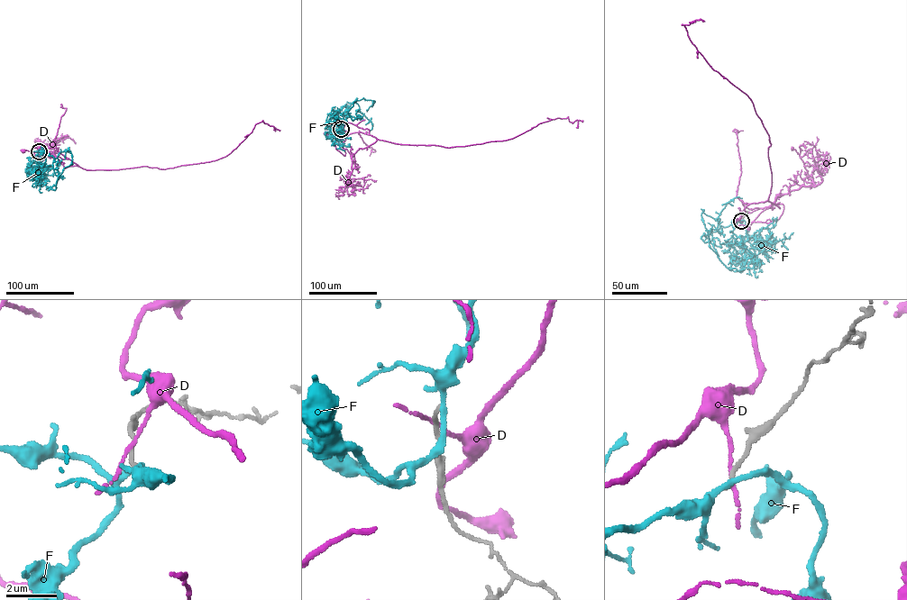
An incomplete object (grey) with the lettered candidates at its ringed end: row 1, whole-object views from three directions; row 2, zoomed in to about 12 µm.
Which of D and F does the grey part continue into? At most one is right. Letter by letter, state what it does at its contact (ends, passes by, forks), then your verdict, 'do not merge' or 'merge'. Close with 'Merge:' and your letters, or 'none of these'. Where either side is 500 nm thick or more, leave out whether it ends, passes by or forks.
D: it passes by | do not merge
F: it forks | do not merge
Merge: none of these

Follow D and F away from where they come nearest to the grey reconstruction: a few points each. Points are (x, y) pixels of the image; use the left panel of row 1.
D: (39, 151), (53, 158), (68, 159), (78, 166), (65, 168), (51, 154), (43, 156), (37, 151), (23, 150)
F: (39, 151), (54, 159), (55, 190), (51, 186), (58, 171), (36, 162), (35, 173), (49, 179)

